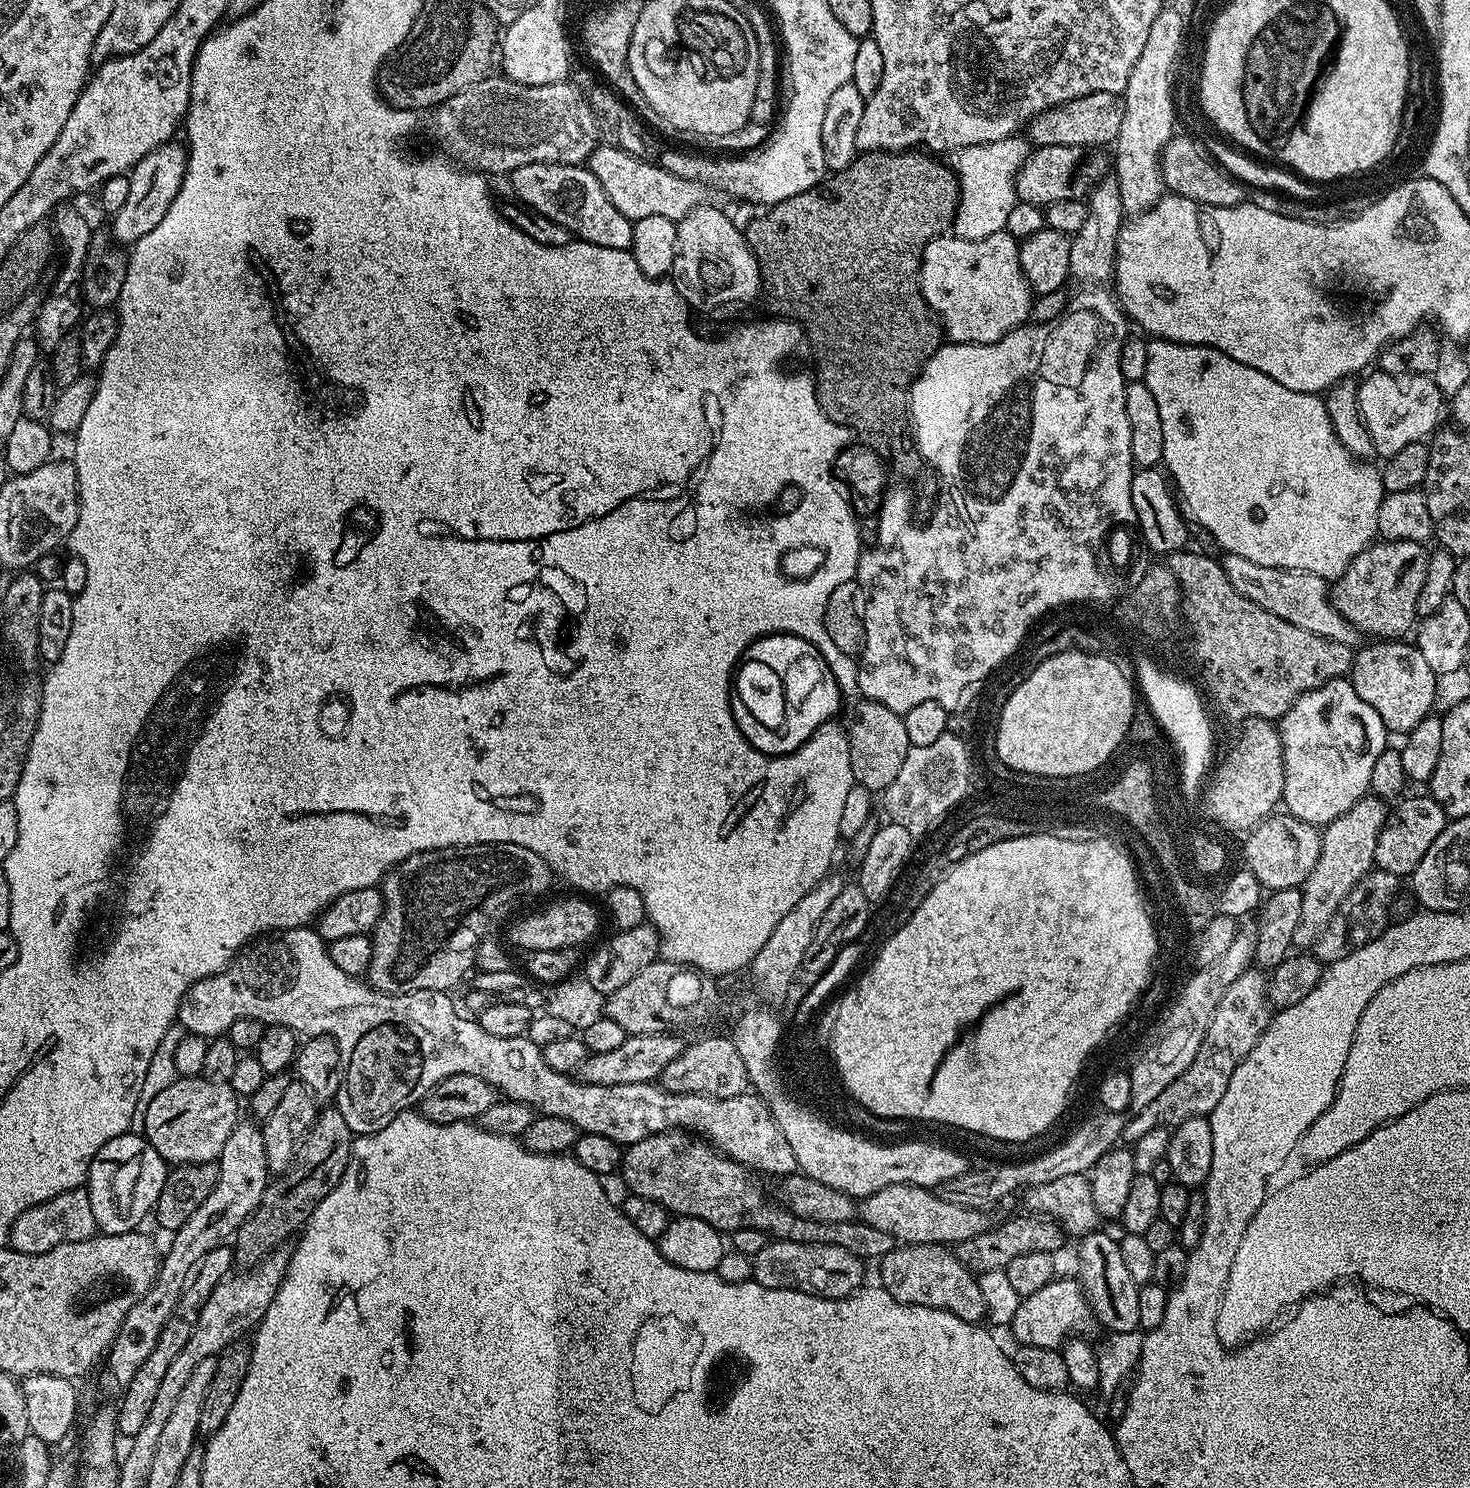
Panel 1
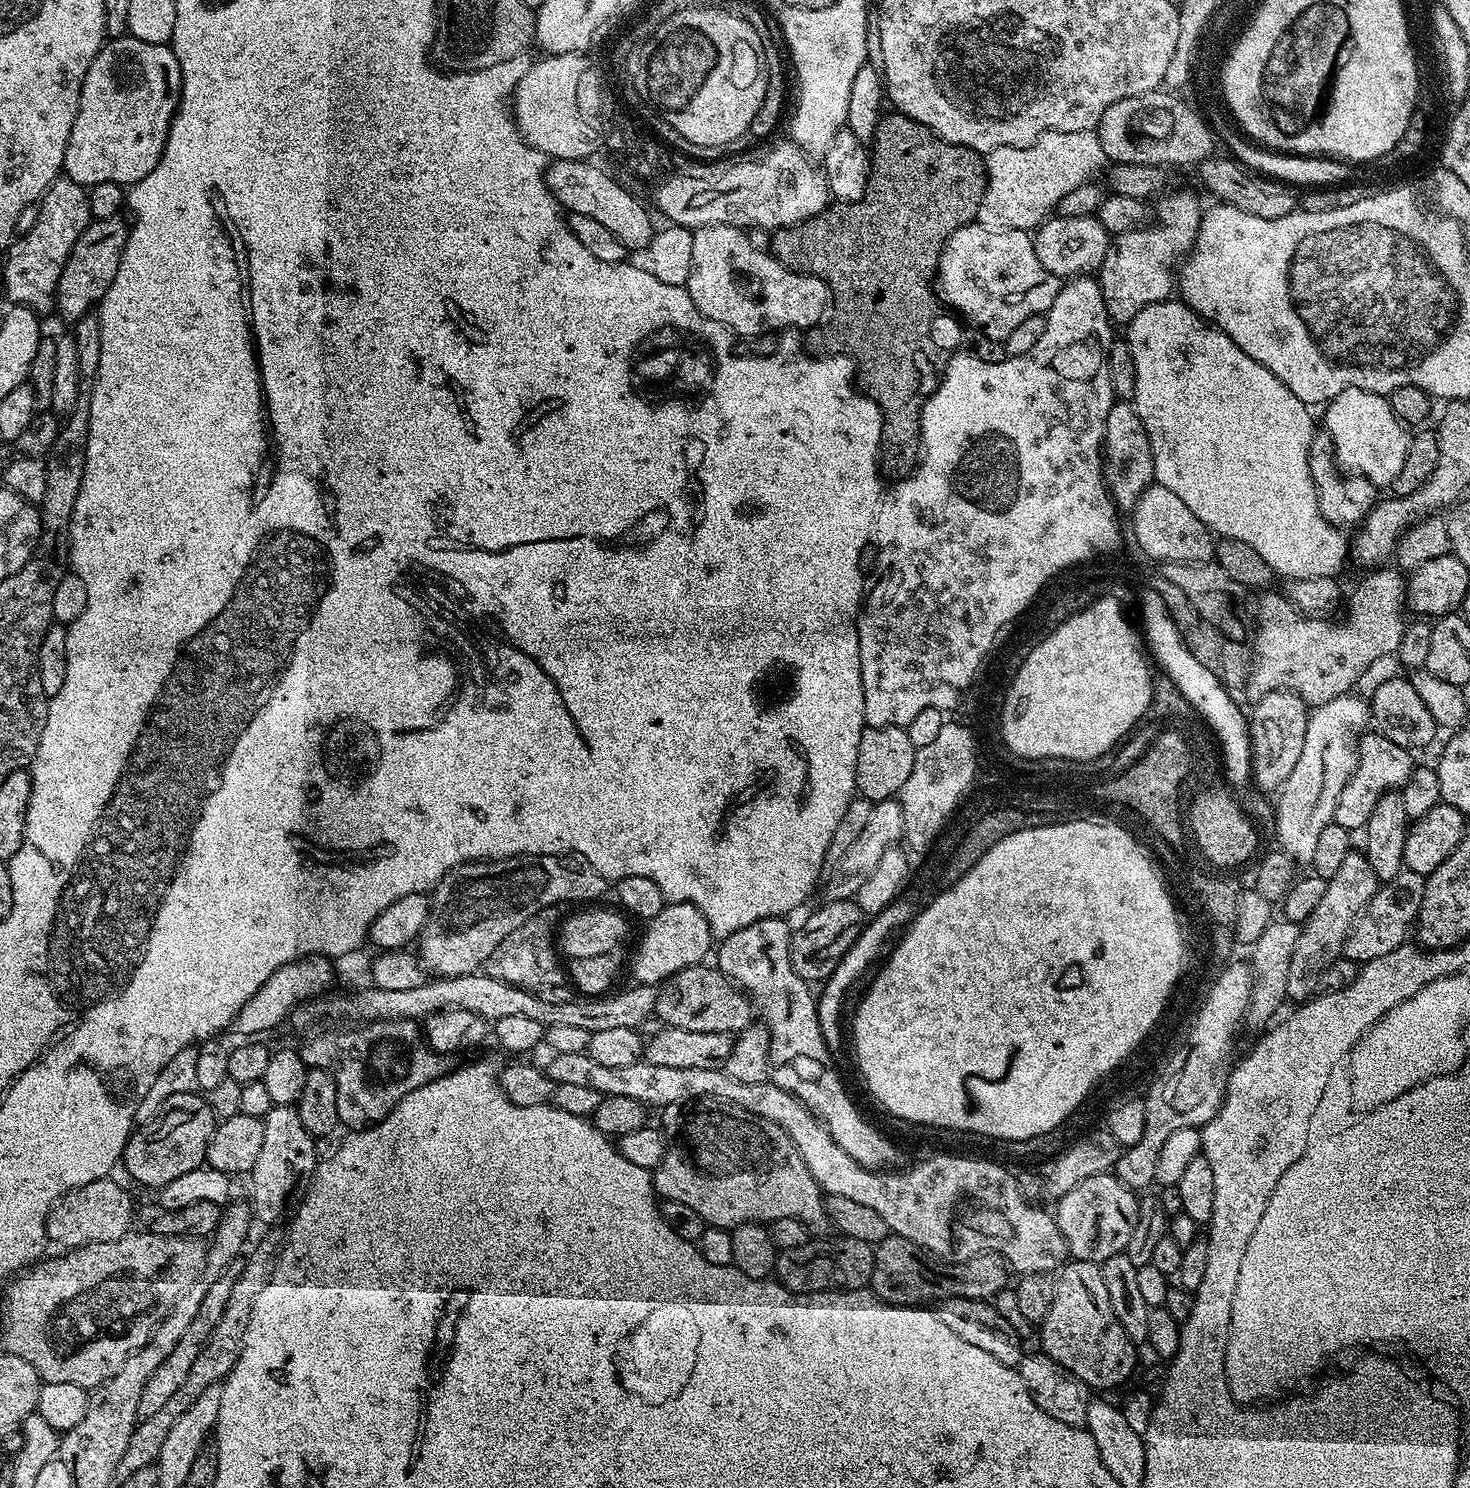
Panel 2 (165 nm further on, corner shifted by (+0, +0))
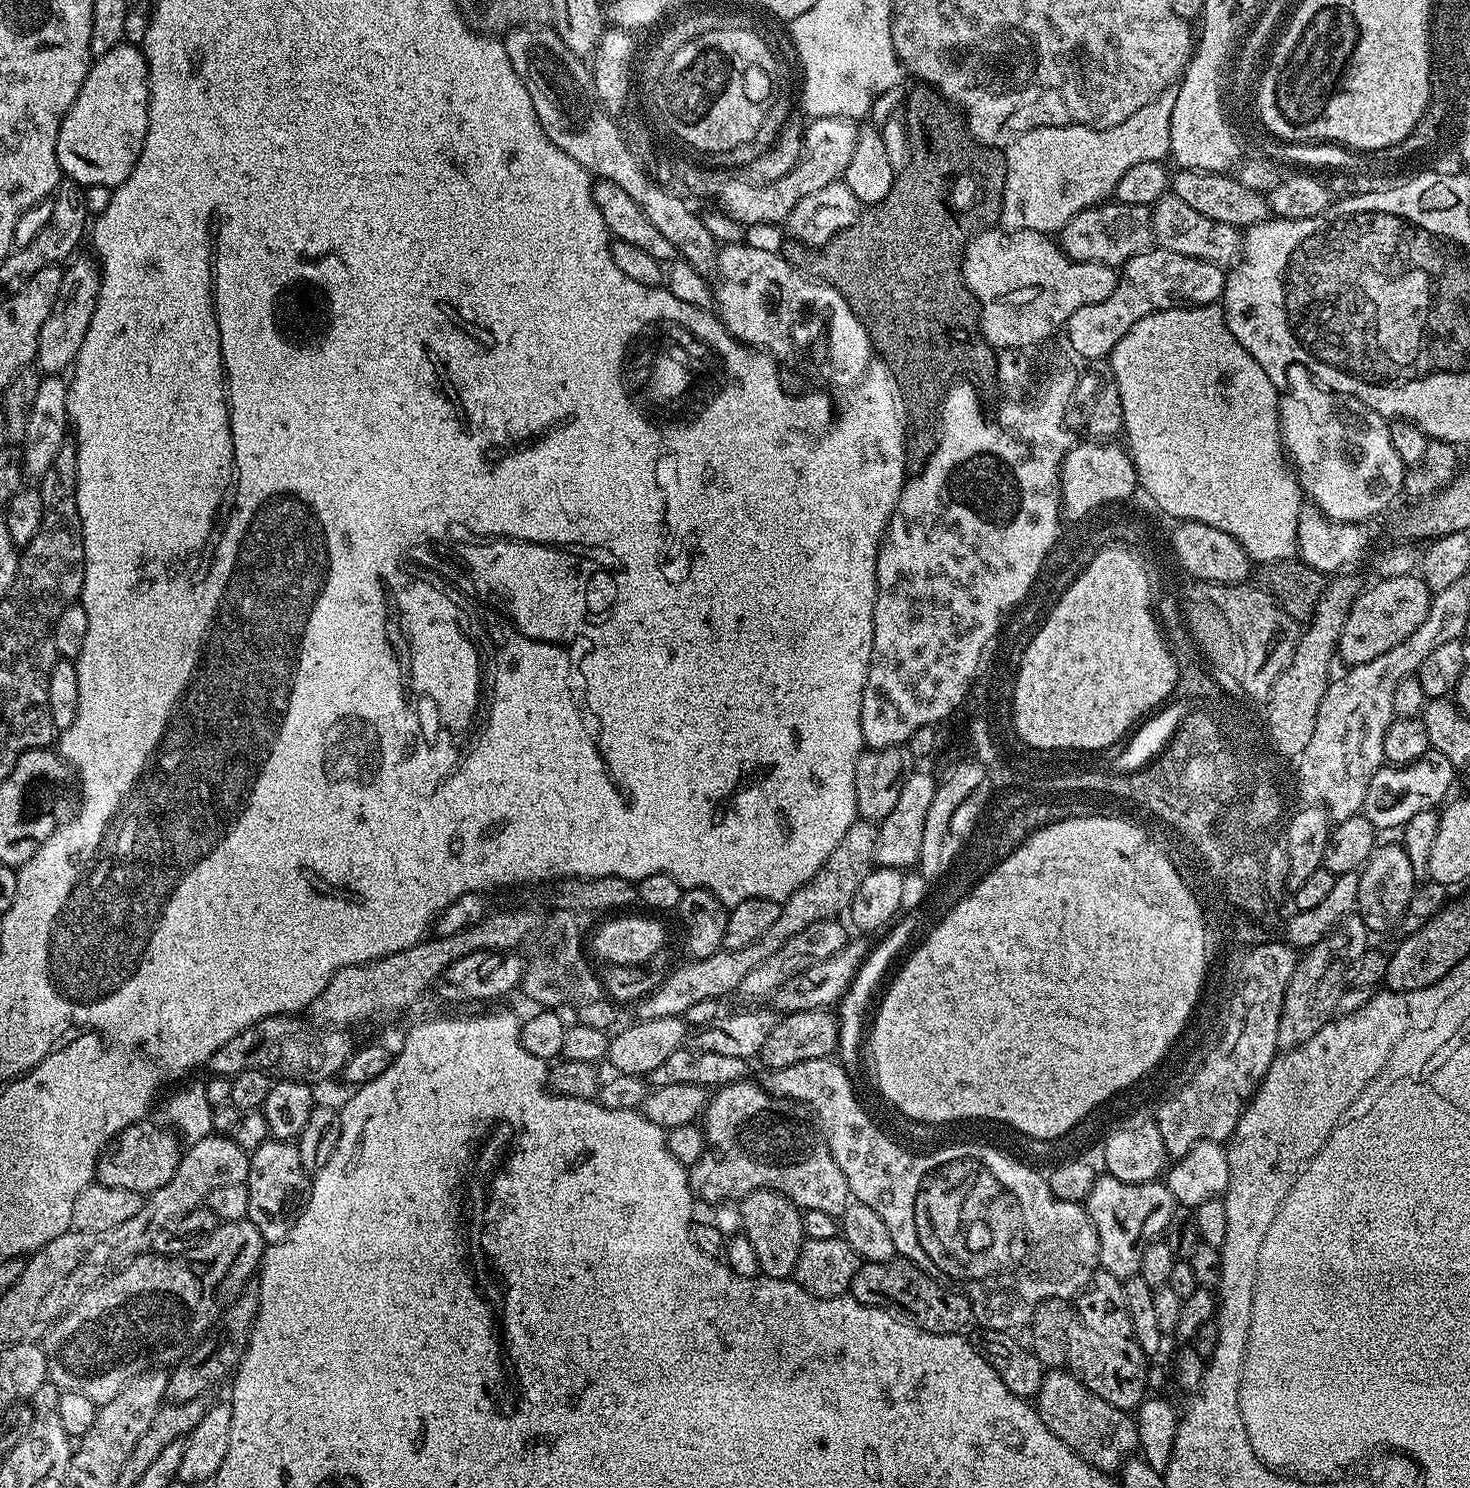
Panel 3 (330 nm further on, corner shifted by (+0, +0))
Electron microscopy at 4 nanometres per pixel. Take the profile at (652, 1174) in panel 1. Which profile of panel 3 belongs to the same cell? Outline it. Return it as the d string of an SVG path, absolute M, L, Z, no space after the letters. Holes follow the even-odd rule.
M745 1078L719 1087L711 1093L704 1107L702 1127L706 1147L702 1158L688 1168L688 1185L692 1187L693 1197L697 1201L705 1200L709 1206L717 1206L724 1201L739 1202L754 1190L772 1188L790 1198L801 1210L822 1210L825 1214L843 1217L850 1203L846 1174L842 1174L838 1162L834 1162L828 1140L811 1111L796 1100L773 1096L767 1088L750 1081Z

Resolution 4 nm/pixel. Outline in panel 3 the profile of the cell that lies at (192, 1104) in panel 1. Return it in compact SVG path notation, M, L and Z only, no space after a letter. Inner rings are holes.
M147 1119L132 1123L130 1126L124 1127L107 1144L96 1164L97 1183L105 1185L107 1188L117 1187L132 1190L146 1196L170 1182L182 1155L182 1146L178 1144L175 1133L172 1135L168 1132L161 1132L162 1128L157 1123L154 1124Z

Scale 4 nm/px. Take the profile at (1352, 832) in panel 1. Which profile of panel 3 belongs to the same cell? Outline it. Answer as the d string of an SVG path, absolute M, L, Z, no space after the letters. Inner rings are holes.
M1359 914L1347 916L1324 939L1297 959L1294 974L1288 980L1282 1014L1278 1018L1277 1049L1297 1048L1337 1015L1336 1007L1344 996L1344 987L1353 983L1358 958L1370 946L1370 933Z

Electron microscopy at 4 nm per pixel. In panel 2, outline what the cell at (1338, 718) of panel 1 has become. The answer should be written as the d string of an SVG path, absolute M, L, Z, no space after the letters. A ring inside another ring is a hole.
M1365 731L1358 740L1356 769L1352 775L1352 781L1345 786L1338 798L1334 817L1335 824L1349 830L1363 829L1378 798L1382 798L1384 792L1403 789L1404 783L1411 778L1414 767L1412 756L1413 753L1409 749L1394 746L1394 742L1390 742L1390 738L1380 735L1379 732Z

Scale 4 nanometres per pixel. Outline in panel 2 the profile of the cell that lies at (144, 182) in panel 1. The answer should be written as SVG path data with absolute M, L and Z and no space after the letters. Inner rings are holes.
M117 214L112 217L93 219L92 223L78 234L78 242L74 242L74 250L66 258L66 266L62 266L62 278L58 278L58 290L56 291L55 311L69 322L75 322L84 317L88 312L93 311L99 305L100 300L110 290L110 282L114 282L114 274L118 274L118 262L122 262L122 250L126 250L128 241L129 221L123 220L123 215Z

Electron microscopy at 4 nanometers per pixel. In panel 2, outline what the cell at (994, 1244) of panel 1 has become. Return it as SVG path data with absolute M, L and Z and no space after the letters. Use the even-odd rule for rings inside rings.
M889 1234L883 1242L875 1245L870 1291L887 1304L905 1306L928 1306L933 1302L954 1298L992 1302L999 1292L1009 1287L1008 1276L1008 1261L996 1252L980 1250L969 1260L949 1262L910 1242L910 1238Z

